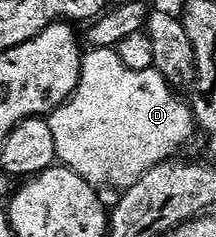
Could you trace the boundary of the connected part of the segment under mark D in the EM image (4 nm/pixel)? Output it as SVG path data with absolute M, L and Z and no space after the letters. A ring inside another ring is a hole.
M91 47L84 54L77 89L49 116L53 142L57 144L56 160L96 189L133 186L149 169L178 156L175 154L190 141L191 134L196 134L197 124L190 106L175 95L176 88L154 67L129 69L116 48Z

